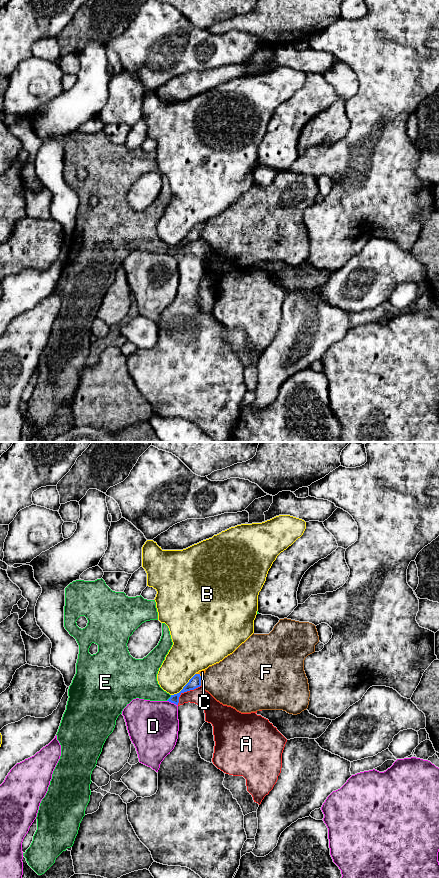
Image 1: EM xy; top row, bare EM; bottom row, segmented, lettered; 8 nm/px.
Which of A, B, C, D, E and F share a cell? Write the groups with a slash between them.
A / B / C / D / E / F

